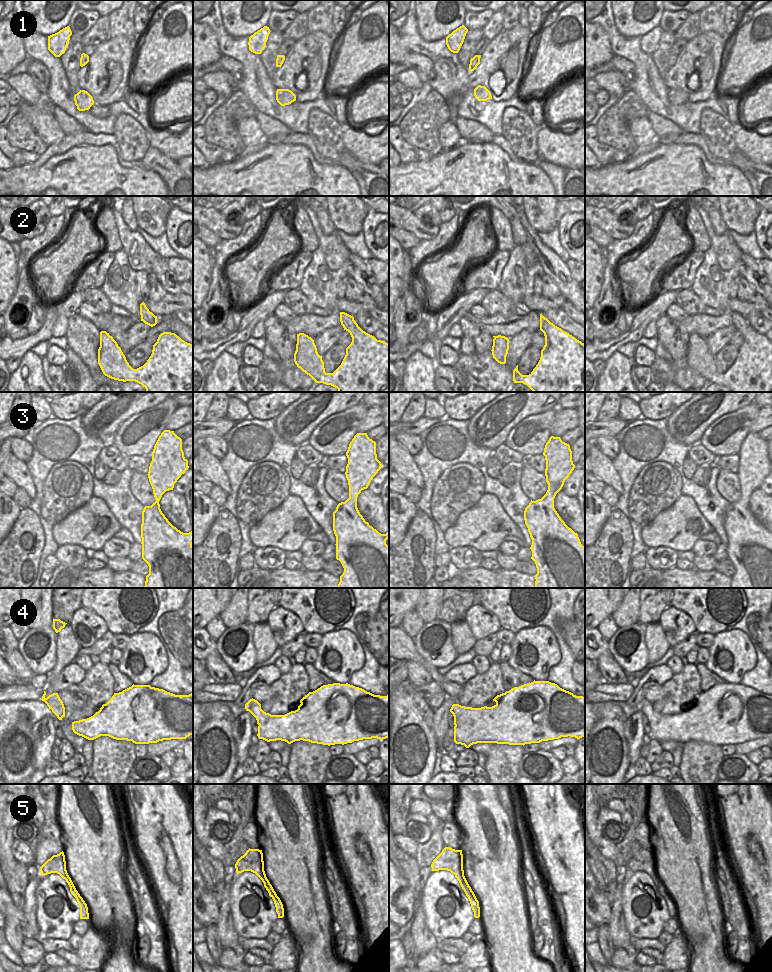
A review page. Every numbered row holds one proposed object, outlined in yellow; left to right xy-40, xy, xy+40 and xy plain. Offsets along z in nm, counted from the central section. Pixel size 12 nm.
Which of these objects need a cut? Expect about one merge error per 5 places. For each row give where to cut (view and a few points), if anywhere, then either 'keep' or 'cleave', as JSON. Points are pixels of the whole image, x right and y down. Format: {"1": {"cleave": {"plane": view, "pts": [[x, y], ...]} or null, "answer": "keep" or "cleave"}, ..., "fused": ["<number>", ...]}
{"1": {"cleave": null, "answer": "keep"}, "2": {"cleave": null, "answer": "keep"}, "3": {"cleave": null, "answer": "keep"}, "4": {"cleave": {"plane": "xy+40", "pts": [[461, 706], [461, 714], [455, 725]]}, "answer": "cleave"}, "5": {"cleave": null, "answer": "keep"}, "fused": ["4"]}

